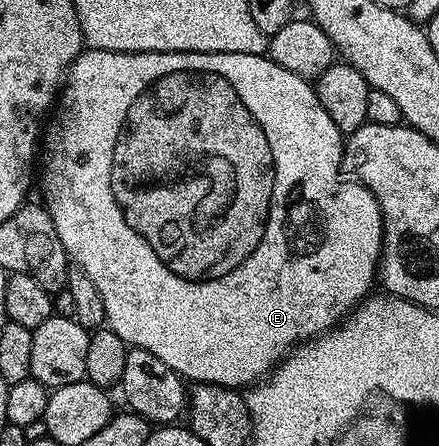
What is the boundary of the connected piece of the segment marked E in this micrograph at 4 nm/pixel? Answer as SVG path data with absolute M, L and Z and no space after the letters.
M87 49L79 54L65 71L64 85L60 90L60 106L61 102L62 111L54 119L53 117L49 119L40 138L42 194L46 197L44 205L52 216L52 224L56 224L56 236L60 236L60 244L64 244L67 259L84 272L88 272L92 284L96 284L96 292L100 292L100 300L104 300L105 325L114 330L127 347L152 352L156 360L164 360L168 368L172 368L183 379L191 383L207 382L227 388L246 388L257 383L263 376L269 375L270 371L286 357L295 344L339 325L342 319L371 293L370 285L373 282L375 285L378 259L382 257L380 206L368 187L357 180L347 180L344 177L342 168L344 135L336 128L336 124L332 124L332 116L324 112L324 104L320 104L317 89L307 79L288 72L288 68L280 68L280 64L276 64L266 54L241 54L240 52L231 54L121 54L111 50Z

